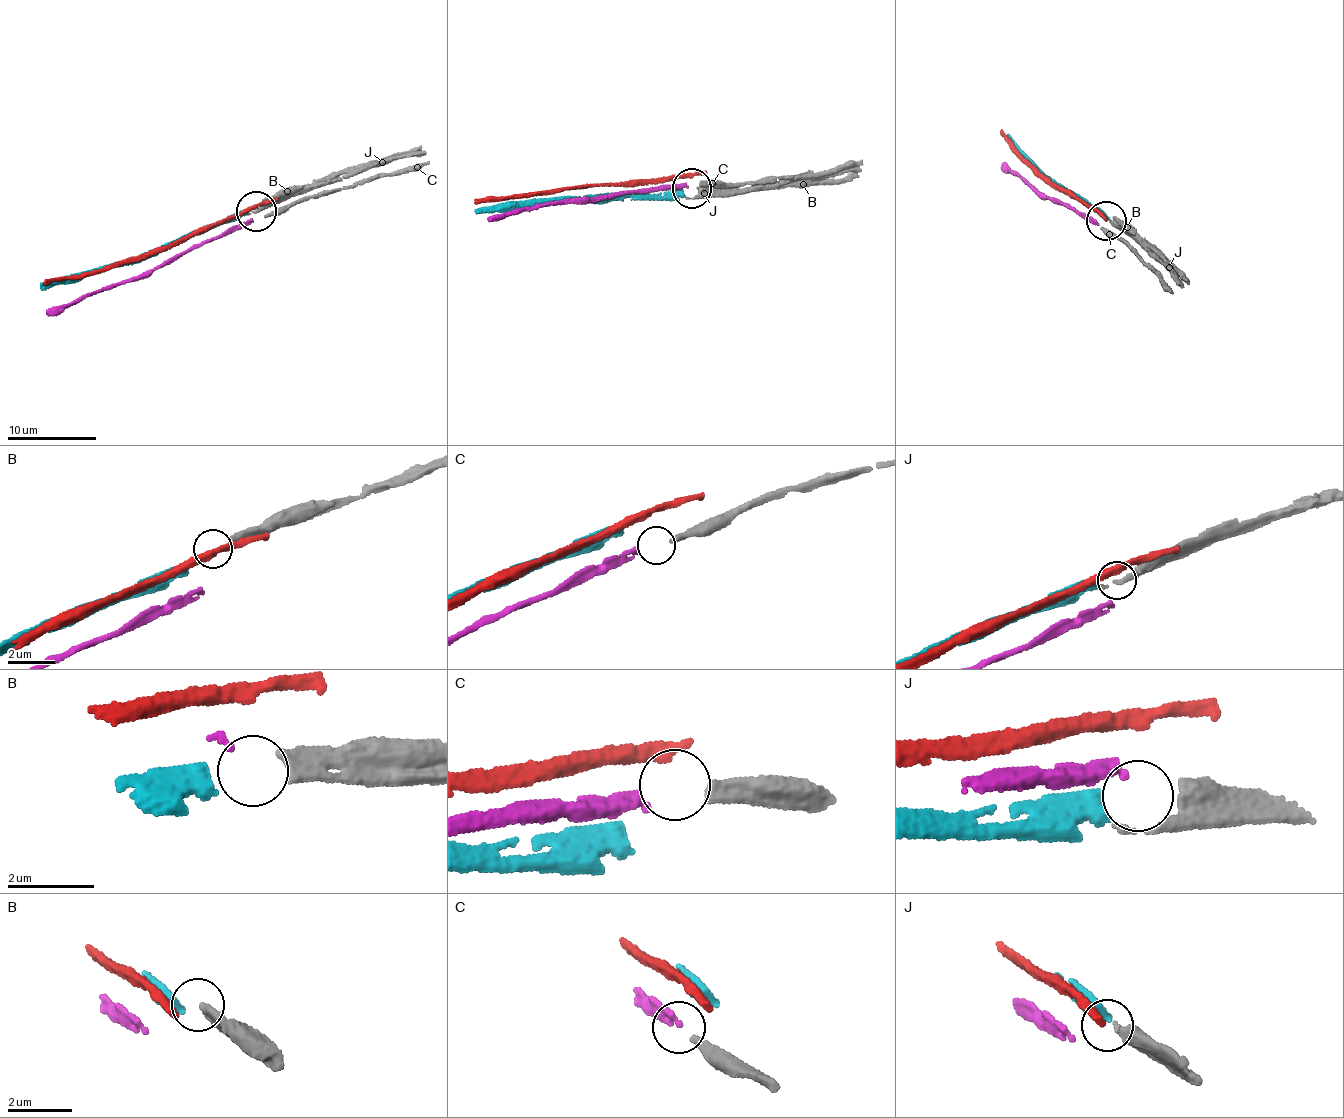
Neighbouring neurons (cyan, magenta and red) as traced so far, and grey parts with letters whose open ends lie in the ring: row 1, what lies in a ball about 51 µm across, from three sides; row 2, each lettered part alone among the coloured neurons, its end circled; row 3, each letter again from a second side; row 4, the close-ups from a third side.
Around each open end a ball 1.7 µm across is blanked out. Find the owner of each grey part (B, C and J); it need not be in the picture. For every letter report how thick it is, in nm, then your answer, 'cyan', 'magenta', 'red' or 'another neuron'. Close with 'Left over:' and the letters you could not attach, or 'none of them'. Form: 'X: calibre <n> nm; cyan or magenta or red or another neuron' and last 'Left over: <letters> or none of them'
B: calibre 380 nm; another neuron
C: calibre 320 nm; magenta
J: calibre 240 nm; cyan
Left over: B

